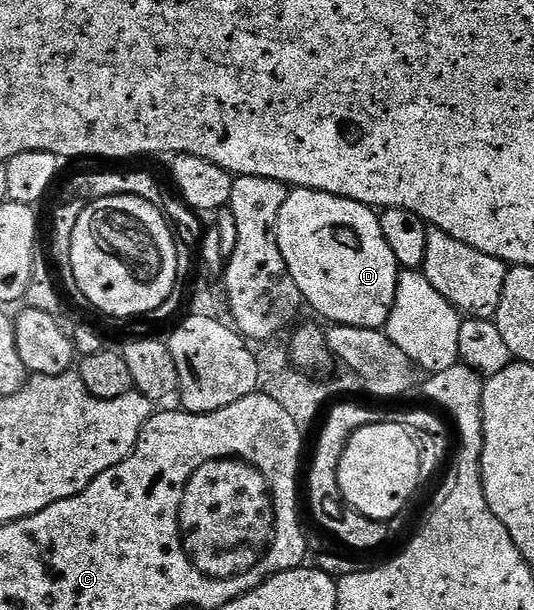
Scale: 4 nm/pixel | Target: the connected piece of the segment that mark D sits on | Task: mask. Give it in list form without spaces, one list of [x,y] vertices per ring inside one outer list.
[[[292,188],[286,202],[282,202],[282,210],[278,210],[276,241],[303,303],[307,307],[309,304],[318,315],[325,316],[329,325],[379,329],[387,325],[402,269],[386,238],[382,238],[379,215],[367,204],[309,188]]]

